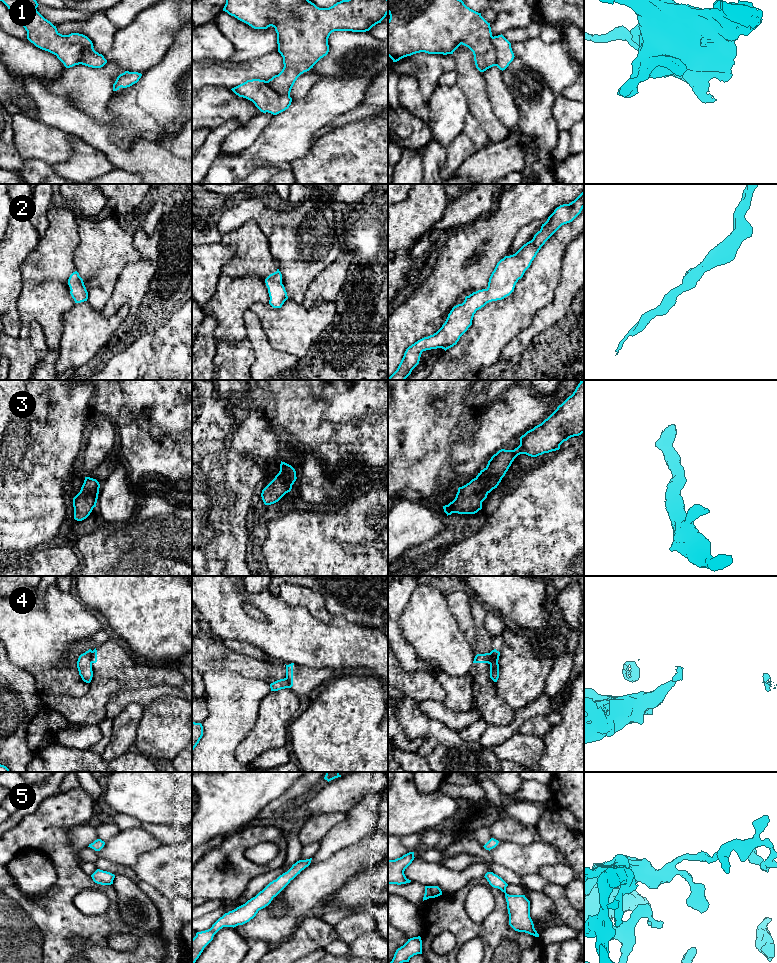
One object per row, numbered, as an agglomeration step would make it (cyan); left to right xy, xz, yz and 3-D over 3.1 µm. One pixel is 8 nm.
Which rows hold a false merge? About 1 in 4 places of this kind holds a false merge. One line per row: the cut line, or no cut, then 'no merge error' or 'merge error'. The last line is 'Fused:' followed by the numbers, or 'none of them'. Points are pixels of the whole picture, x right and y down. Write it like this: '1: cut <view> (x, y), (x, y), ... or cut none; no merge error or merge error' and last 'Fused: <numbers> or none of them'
1: cut none; no merge error
2: cut none; no merge error
3: cut none; no merge error
4: cut yz (491, 651), (495, 656), (489, 663); merge error
5: cut none; no merge error
Fused: 4

